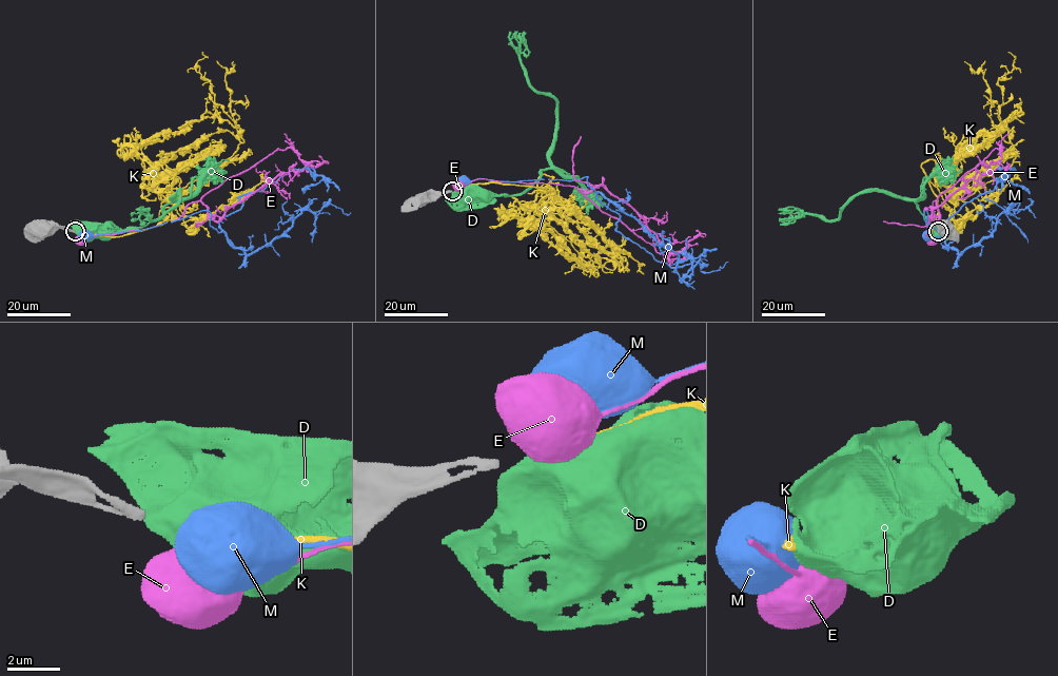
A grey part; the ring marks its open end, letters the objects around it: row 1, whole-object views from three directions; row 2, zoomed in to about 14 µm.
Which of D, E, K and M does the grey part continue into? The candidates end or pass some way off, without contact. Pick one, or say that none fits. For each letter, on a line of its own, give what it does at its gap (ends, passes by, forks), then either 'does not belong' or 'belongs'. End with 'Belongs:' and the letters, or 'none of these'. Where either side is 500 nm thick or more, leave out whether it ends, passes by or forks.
D: does not belong
E: does not belong
K: it ends | belongs
M: does not belong
Belongs: K

